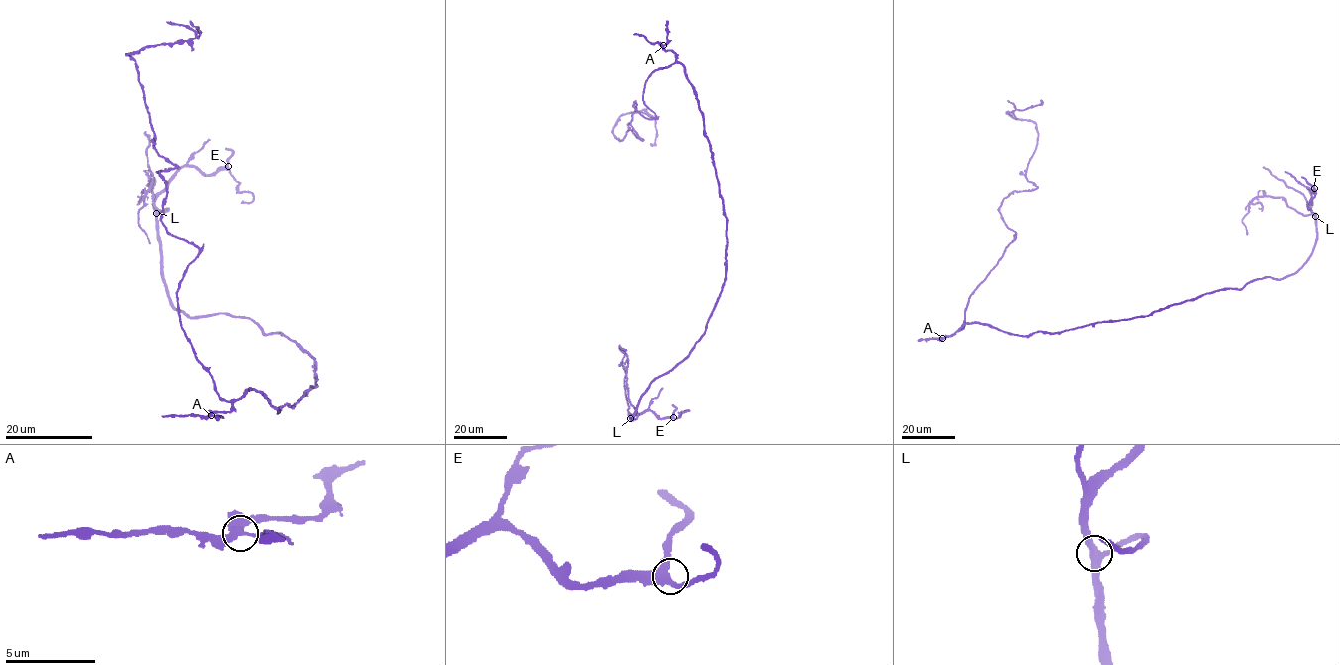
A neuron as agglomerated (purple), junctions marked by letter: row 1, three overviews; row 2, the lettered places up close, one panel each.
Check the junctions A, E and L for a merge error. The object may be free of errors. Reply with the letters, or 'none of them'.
none of them

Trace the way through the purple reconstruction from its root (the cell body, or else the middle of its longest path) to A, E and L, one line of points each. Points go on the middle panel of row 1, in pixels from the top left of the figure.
A: (708, 139), (702, 112), (685, 68), (676, 60), (676, 55), (663, 45)
E: (708, 139), (726, 219), (724, 284), (704, 334), (652, 381), (631, 420), (629, 414), (673, 417)
L: (708, 139), (726, 219), (724, 284), (704, 334), (685, 358), (652, 381), (633, 418), (630, 418)

